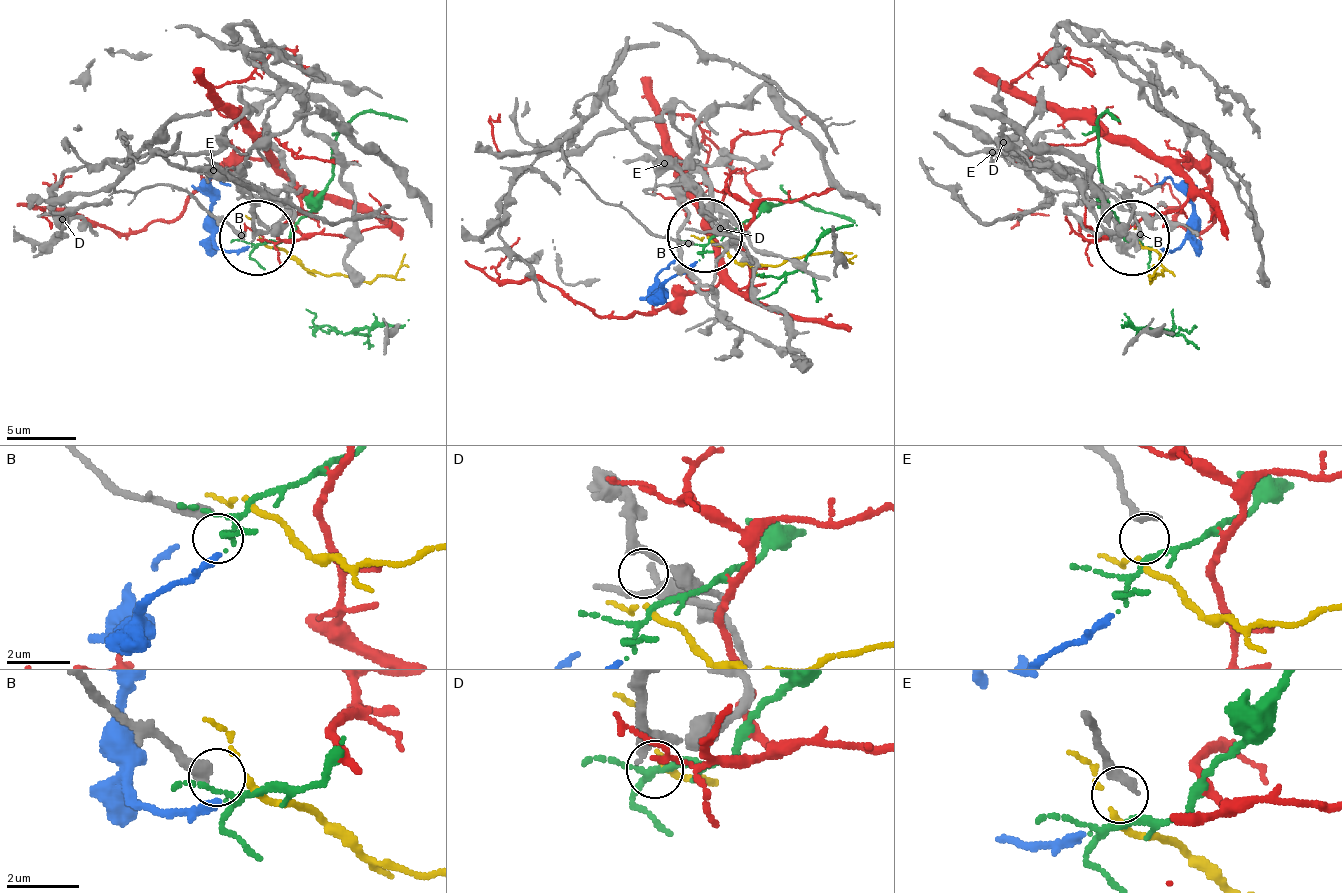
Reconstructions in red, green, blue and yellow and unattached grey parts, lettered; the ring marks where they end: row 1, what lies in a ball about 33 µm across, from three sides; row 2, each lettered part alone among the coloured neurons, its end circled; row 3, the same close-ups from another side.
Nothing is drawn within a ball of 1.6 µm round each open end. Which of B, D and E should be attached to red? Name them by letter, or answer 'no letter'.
no letter

